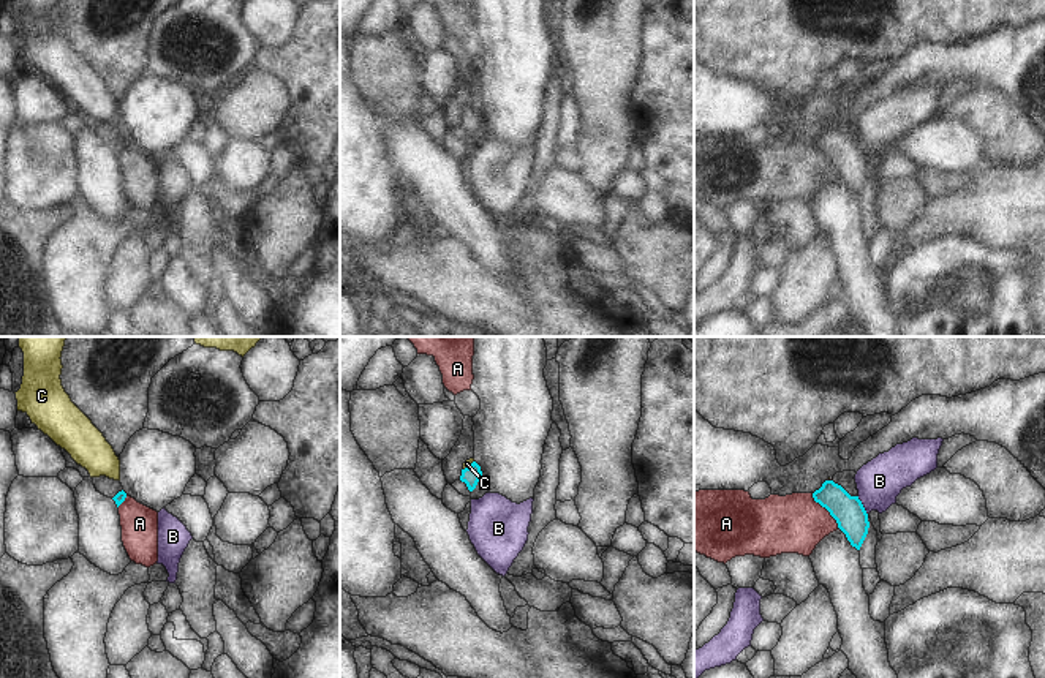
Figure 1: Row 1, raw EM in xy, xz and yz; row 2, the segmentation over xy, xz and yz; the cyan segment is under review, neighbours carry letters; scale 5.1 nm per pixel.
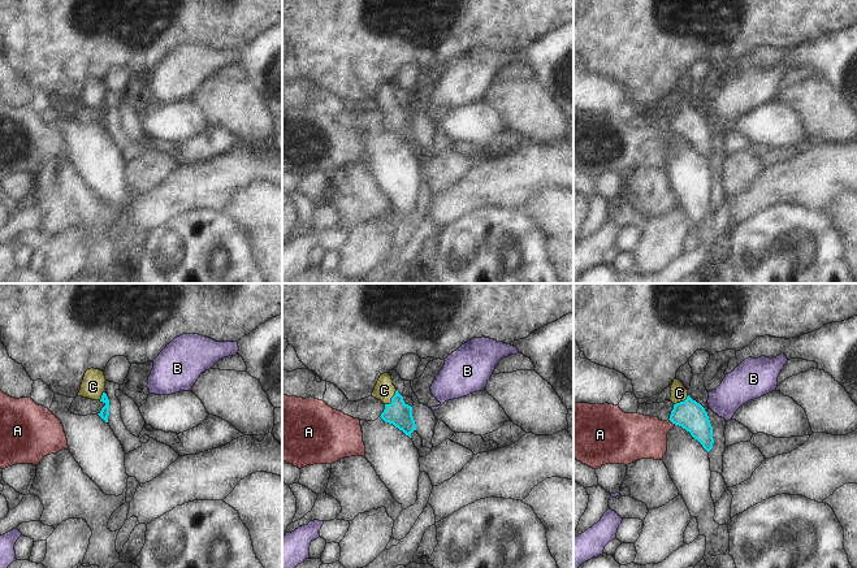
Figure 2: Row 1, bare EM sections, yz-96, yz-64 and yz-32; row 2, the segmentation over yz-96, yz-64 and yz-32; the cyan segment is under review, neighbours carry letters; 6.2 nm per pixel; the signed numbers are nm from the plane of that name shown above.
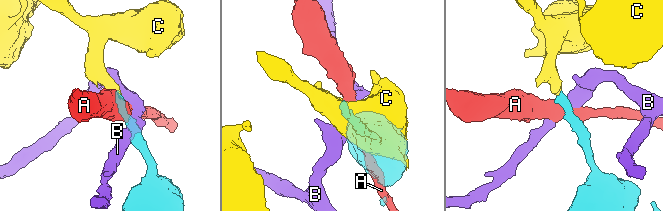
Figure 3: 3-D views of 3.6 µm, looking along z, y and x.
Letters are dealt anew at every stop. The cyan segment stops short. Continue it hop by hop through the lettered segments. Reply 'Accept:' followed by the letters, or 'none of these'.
Accept: C

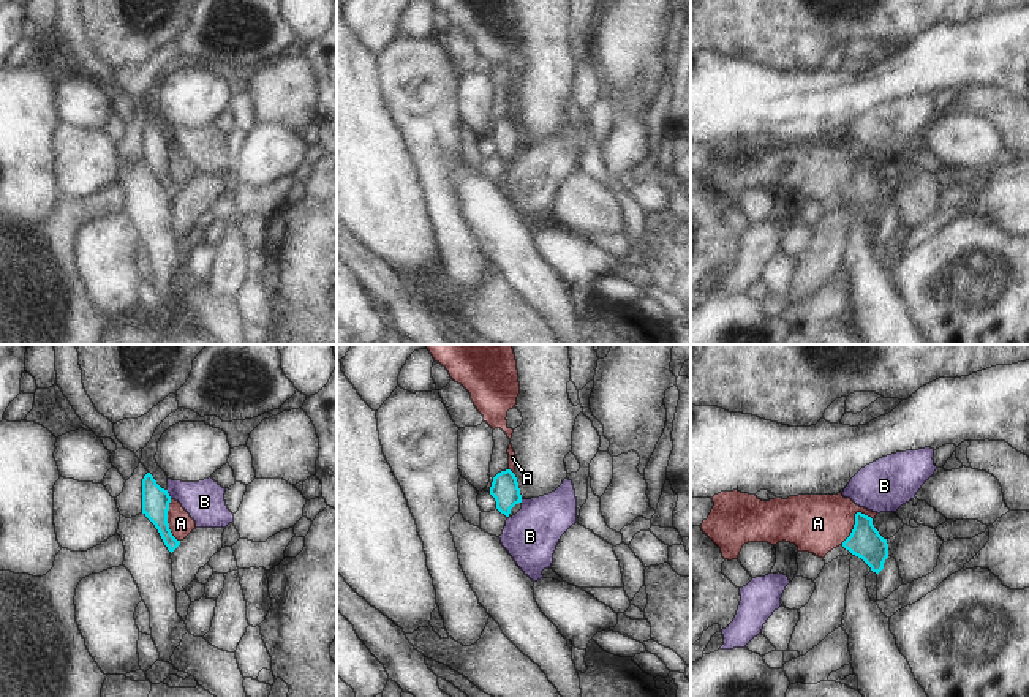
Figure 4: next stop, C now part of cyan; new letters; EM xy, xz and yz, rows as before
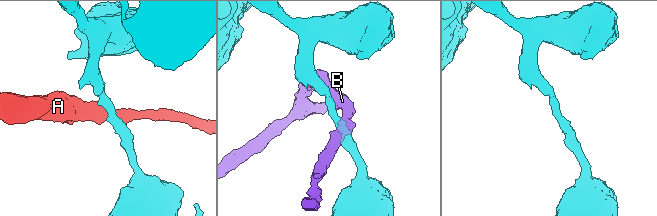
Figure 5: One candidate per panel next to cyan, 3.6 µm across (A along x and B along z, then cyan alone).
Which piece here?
Accept: none of these

